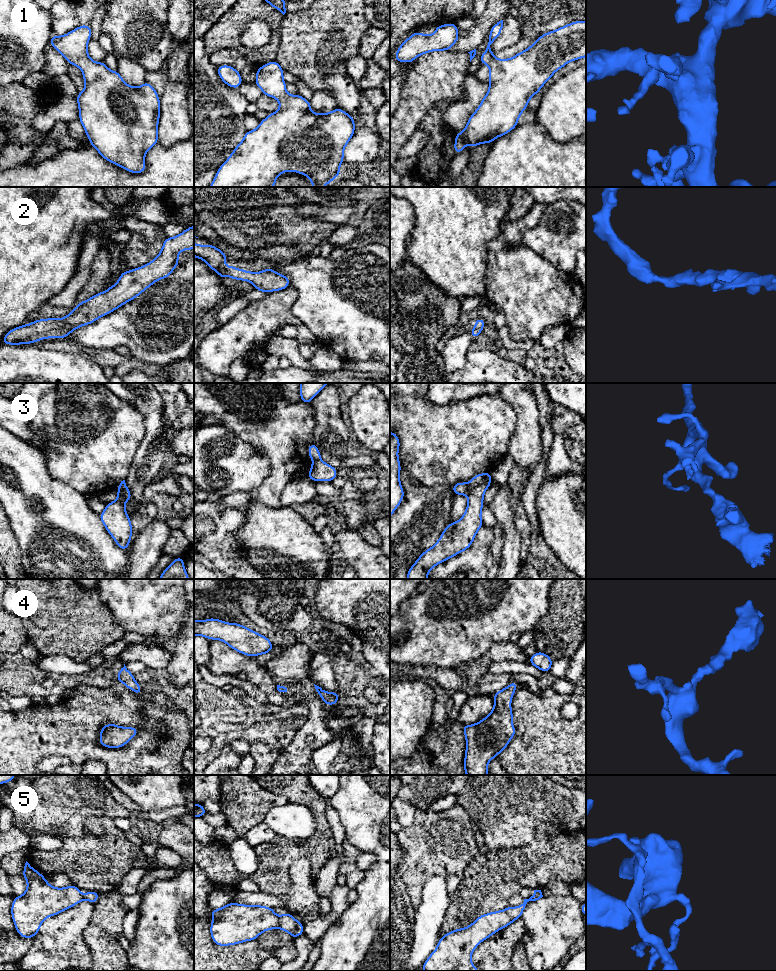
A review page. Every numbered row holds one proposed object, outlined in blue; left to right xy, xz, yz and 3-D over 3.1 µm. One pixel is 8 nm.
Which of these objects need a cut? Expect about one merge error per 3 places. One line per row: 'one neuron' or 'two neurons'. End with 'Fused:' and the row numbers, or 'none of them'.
1: one neuron
2: one neuron
3: two neurons
4: one neuron
5: two neurons
Fused: 3, 5

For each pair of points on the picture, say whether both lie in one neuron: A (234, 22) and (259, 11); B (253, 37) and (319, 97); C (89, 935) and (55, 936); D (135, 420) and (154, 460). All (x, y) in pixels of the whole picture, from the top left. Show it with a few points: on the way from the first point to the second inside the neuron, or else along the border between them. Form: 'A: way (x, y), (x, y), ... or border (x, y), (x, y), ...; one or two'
A: way (240, 16), (245, 11), (253, 11); one
B: border (314, 91), (328, 91), (335, 103); two
C: border (88, 925), (83, 932), (83, 939), (92, 957); two
D: border (145, 415), (145, 435), (132, 459); two

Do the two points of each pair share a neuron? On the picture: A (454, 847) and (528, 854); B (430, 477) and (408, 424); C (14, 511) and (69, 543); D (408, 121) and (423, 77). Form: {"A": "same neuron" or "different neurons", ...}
{"A": "different neurons", "B": "same neuron", "C": "same neuron", "D": "same neuron"}

